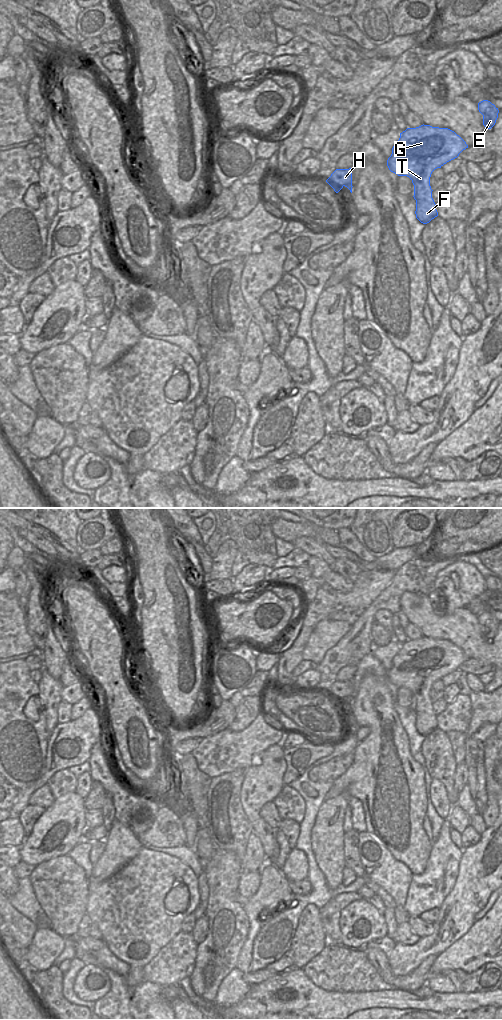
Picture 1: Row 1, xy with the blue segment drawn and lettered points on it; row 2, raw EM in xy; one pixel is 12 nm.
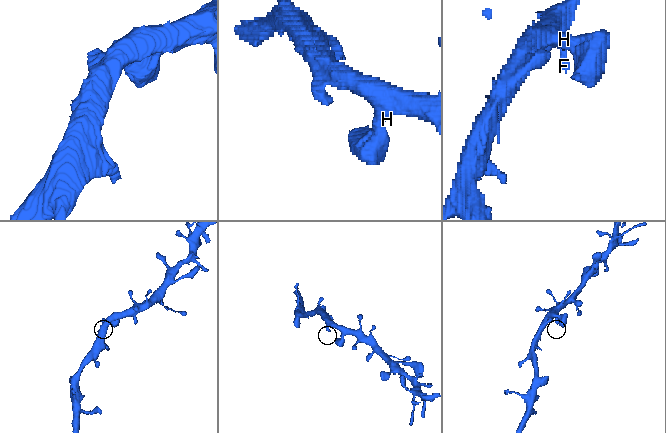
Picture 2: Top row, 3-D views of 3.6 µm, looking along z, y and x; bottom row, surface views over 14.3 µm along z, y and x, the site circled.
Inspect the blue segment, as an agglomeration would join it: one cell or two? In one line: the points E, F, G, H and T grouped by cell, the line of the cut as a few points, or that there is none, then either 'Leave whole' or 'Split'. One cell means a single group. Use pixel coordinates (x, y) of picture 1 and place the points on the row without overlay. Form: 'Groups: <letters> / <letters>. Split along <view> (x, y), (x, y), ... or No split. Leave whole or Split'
Groups: E F G H T. No split. Leave whole.

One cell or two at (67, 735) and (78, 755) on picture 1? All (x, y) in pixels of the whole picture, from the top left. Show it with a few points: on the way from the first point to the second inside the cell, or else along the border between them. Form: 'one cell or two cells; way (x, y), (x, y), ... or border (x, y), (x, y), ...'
one cell; way (70, 740), (70, 744), (76, 750)

